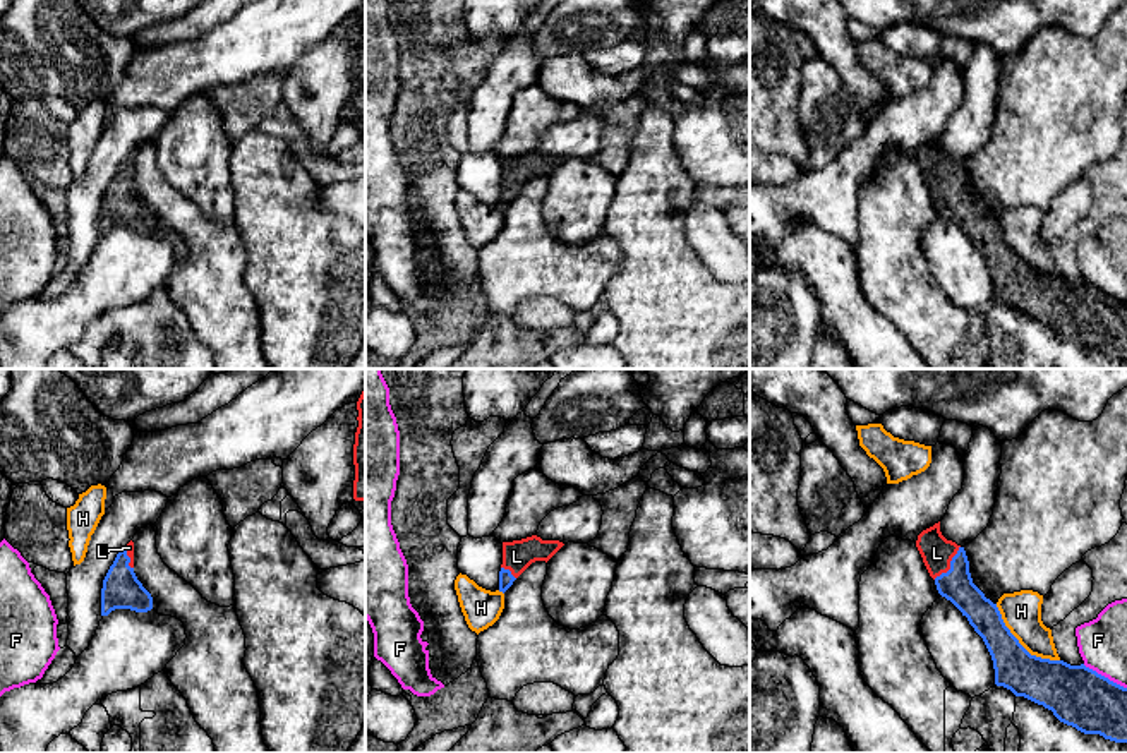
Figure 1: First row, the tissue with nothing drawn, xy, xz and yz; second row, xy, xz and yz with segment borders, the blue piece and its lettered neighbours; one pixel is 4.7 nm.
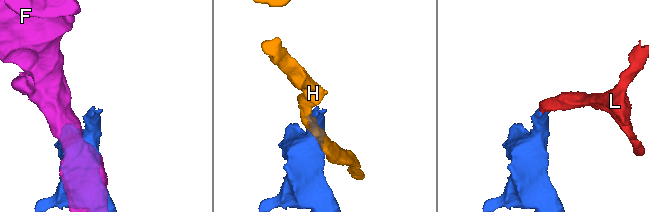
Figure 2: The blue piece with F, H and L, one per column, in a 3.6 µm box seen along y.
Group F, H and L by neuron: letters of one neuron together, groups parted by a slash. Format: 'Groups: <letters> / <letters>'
Groups: F / H / L

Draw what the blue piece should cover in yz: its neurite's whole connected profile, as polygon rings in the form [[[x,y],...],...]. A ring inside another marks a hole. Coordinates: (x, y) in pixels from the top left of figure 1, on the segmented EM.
[[[940,521],[918,535],[916,547],[935,580],[942,597],[950,600],[967,617],[974,631],[983,638],[995,669],[995,684],[1024,696],[1084,734],[1100,734],[1115,743],[1127,743],[1127,688],[1110,681],[1096,671],[1070,666],[1064,660],[1050,660],[1031,655],[1005,626],[1002,614],[990,599],[973,583],[964,547],[947,540],[940,532]]]

